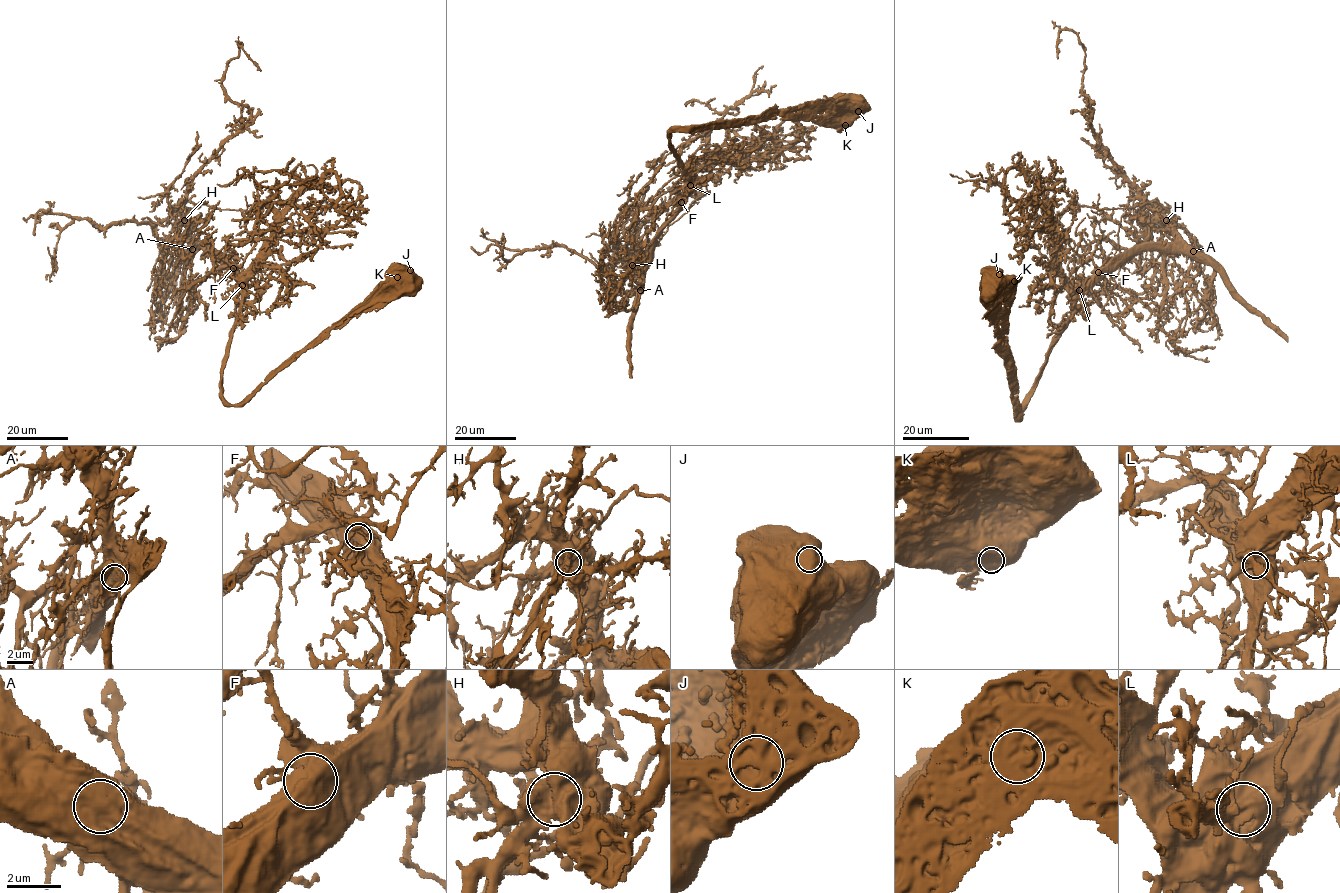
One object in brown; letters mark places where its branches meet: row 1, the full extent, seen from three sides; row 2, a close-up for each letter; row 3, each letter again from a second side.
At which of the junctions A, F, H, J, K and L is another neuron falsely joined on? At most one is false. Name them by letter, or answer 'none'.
H

